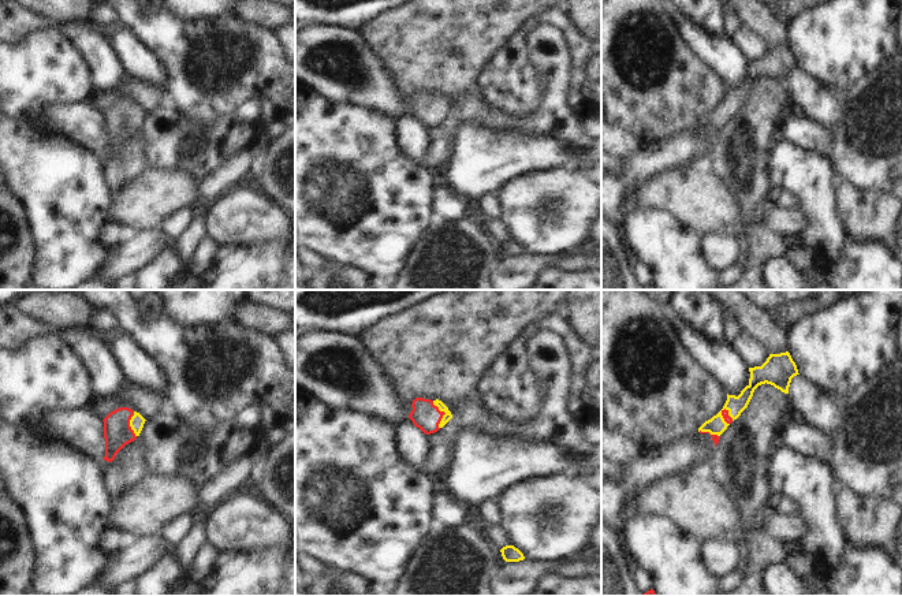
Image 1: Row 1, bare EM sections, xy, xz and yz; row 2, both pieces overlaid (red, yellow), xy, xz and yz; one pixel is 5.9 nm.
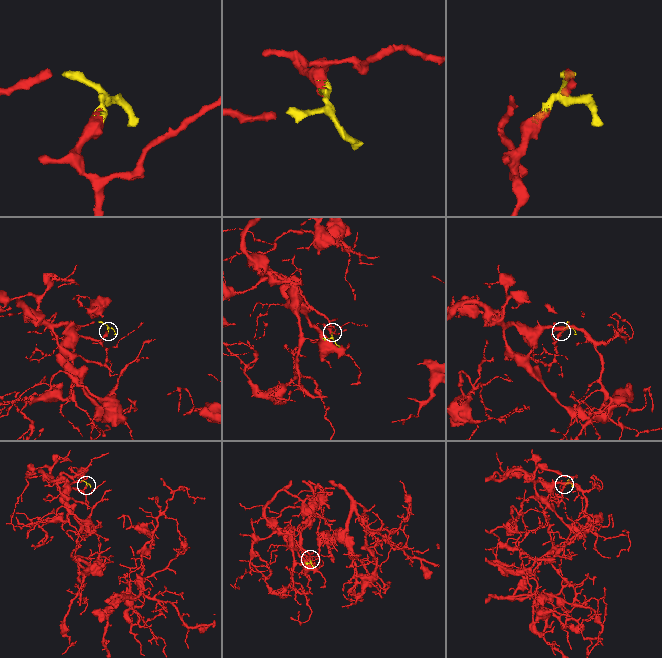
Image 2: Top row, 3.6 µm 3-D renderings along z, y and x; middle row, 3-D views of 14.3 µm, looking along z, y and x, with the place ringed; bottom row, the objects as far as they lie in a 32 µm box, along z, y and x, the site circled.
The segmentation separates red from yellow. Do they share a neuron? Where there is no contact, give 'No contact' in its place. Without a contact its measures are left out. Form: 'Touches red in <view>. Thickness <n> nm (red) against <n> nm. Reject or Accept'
Touches red in xz. Thickness 160 nm (red) against 50 nm. Accept

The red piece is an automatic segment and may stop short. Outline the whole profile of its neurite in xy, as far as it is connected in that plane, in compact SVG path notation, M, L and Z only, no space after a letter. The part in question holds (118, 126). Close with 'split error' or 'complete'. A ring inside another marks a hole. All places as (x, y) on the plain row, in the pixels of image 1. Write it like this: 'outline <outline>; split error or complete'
outline M119 101L111 105L102 115L105 133L104 154L112 156L126 138L139 130L146 113L128 101Z; split error

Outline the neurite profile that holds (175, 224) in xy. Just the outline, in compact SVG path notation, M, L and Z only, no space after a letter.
M184 206L180 211L169 215L163 221L160 231L169 242L175 243L178 238L182 236L182 234L190 227L194 217L194 206Z

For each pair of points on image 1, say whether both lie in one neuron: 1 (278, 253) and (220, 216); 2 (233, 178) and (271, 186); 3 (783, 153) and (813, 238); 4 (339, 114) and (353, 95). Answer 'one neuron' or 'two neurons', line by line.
1: two neurons
2: two neurons
3: one neuron
4: two neurons

